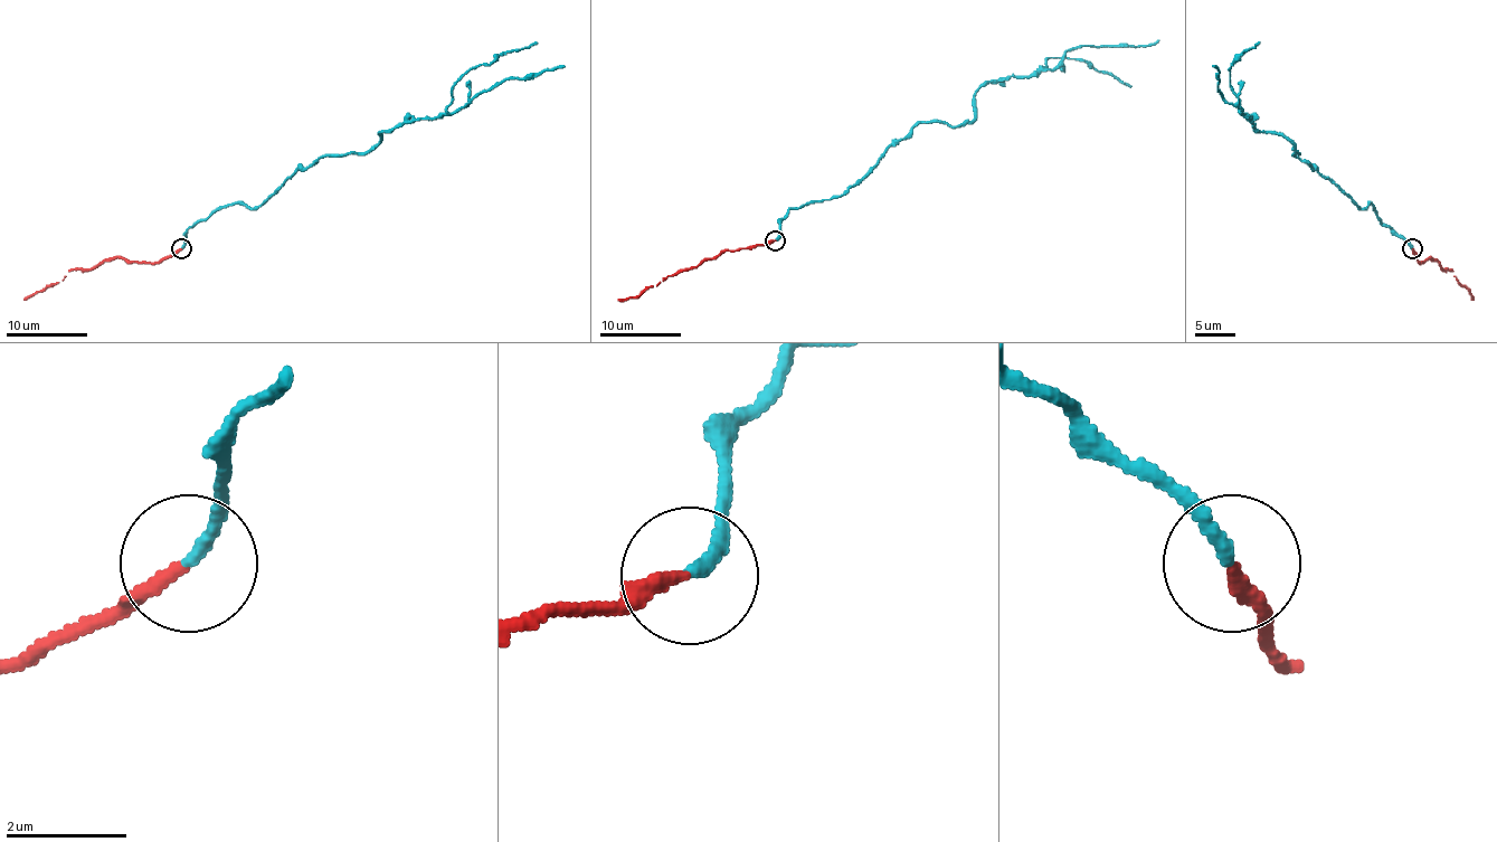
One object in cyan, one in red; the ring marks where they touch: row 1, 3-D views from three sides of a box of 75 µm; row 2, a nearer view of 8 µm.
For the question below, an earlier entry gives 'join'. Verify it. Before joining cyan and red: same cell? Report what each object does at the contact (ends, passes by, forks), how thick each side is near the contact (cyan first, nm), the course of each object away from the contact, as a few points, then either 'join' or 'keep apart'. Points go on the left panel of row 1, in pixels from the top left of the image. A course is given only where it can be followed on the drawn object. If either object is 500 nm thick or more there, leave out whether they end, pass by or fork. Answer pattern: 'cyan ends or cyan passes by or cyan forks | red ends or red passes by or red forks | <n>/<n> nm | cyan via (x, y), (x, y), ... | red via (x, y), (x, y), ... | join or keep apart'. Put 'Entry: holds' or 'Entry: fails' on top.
Entry: fails
cyan ends | red ends | 200/240 nm | cyan via (180, 249), (197, 220), (235, 202), (257, 207), (321, 158), (369, 152), (379, 132), (564, 65) | red via (180, 249), (152, 263), (110, 257), (89, 270), (70, 270), (63, 280), (25, 300) | keep apart

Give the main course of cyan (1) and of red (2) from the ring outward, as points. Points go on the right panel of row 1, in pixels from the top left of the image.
1: (1412, 249), (1371, 202), (1360, 207), (1294, 155), (1288, 140), (1258, 130), (1228, 103), (1213, 65)
2: (1412, 249), (1420, 263), (1430, 257), (1442, 270), (1450, 270), (1470, 292), (1472, 300)

